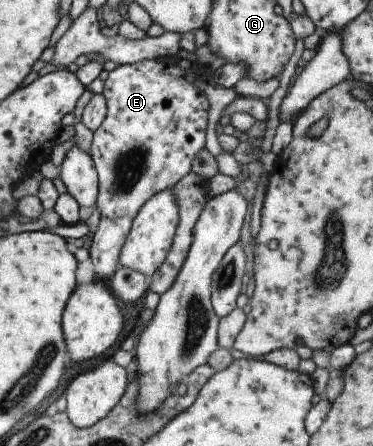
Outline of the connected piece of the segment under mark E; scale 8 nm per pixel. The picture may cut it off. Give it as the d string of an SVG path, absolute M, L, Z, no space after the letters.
M174 56L119 65L108 72L102 89L106 106L105 118L92 131L93 136L88 148L98 182L95 206L101 216L88 249L95 281L107 285L118 267L119 252L131 228L133 217L141 205L168 186L175 186L175 182L179 182L191 170L193 156L205 146L209 102L195 86L195 80L200 73L196 68L183 71L177 66L177 58Z

